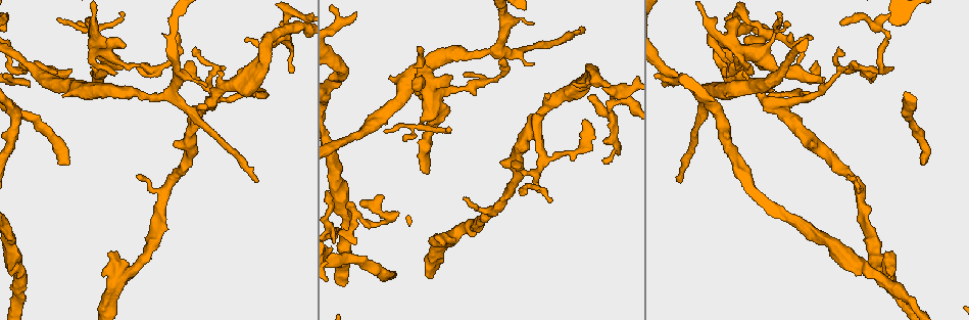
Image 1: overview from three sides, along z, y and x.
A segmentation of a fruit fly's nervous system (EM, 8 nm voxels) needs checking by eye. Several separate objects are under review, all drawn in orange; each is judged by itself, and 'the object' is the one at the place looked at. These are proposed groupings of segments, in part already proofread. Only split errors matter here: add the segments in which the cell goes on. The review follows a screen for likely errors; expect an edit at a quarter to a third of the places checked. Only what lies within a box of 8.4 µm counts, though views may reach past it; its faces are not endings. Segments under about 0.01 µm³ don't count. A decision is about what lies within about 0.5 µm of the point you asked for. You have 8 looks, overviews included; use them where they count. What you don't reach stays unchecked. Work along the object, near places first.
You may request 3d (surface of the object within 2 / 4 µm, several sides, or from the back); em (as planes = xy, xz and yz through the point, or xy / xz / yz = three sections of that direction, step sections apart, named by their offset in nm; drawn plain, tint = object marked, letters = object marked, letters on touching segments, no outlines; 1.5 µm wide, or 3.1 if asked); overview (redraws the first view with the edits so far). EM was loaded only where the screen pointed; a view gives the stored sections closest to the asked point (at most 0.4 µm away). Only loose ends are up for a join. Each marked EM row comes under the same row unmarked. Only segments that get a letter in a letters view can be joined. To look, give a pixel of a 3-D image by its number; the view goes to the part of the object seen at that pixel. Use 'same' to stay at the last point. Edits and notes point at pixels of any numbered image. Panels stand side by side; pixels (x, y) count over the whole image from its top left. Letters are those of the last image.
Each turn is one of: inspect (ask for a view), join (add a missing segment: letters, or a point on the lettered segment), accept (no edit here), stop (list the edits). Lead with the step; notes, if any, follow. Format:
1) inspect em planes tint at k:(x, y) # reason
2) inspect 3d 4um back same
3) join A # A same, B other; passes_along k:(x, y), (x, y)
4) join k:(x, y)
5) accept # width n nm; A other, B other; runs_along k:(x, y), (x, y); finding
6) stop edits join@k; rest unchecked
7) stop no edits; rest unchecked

inspect em planes letters at 1:(759, 68)

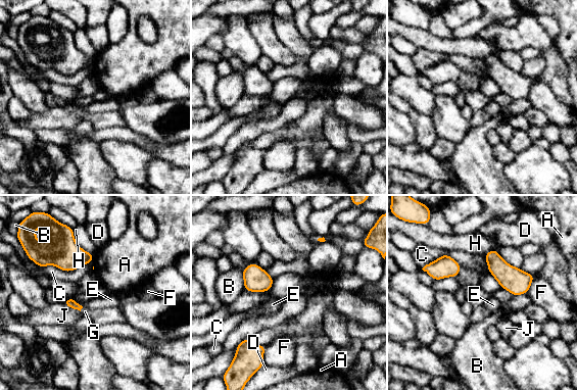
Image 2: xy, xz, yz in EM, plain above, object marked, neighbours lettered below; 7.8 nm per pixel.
join G # A other, B other, C other, D other, E other, F other, G same, H other, J other; passes_along 2:(69, 302), (81, 308), (99, 316); it goes on there

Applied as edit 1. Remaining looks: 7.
inspect em planes letters at 1:(788, 26) # branch stops here

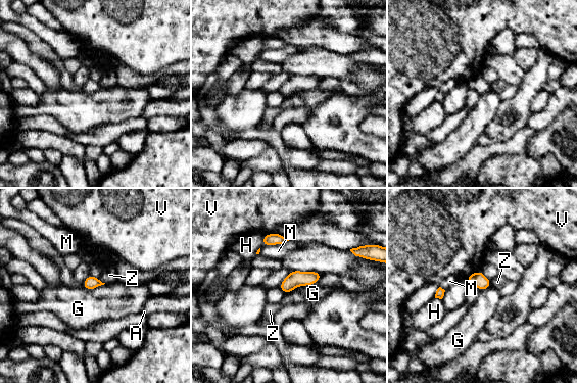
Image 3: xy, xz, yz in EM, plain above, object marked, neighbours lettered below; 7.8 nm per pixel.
accept # longest_contact M 220 nm; A other, G other, H other, M other, V other, Z other; border 3:(317, 282), (297, 285), (292, 290); no lettered segment goes on from it

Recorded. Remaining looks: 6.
inspect em xz step 8 letters at 1:(225, 67)

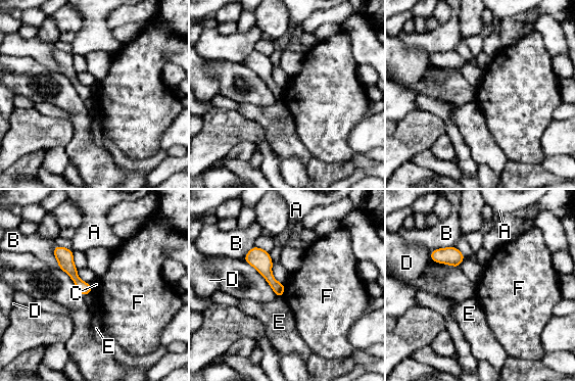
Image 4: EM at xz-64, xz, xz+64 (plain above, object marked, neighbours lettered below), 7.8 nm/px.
inspect em xy step 8 letters same # another direction

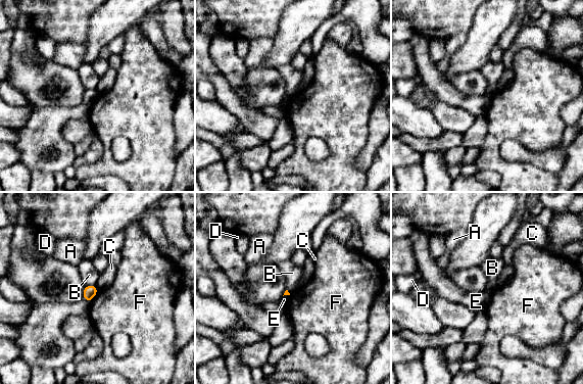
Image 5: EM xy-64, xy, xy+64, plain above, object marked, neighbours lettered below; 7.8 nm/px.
accept # A other, B other, C other, D other, E other, F other; border 5:(95, 285), (99, 289); none of them fits

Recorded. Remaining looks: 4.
stop edits join@2; rest unchecked

